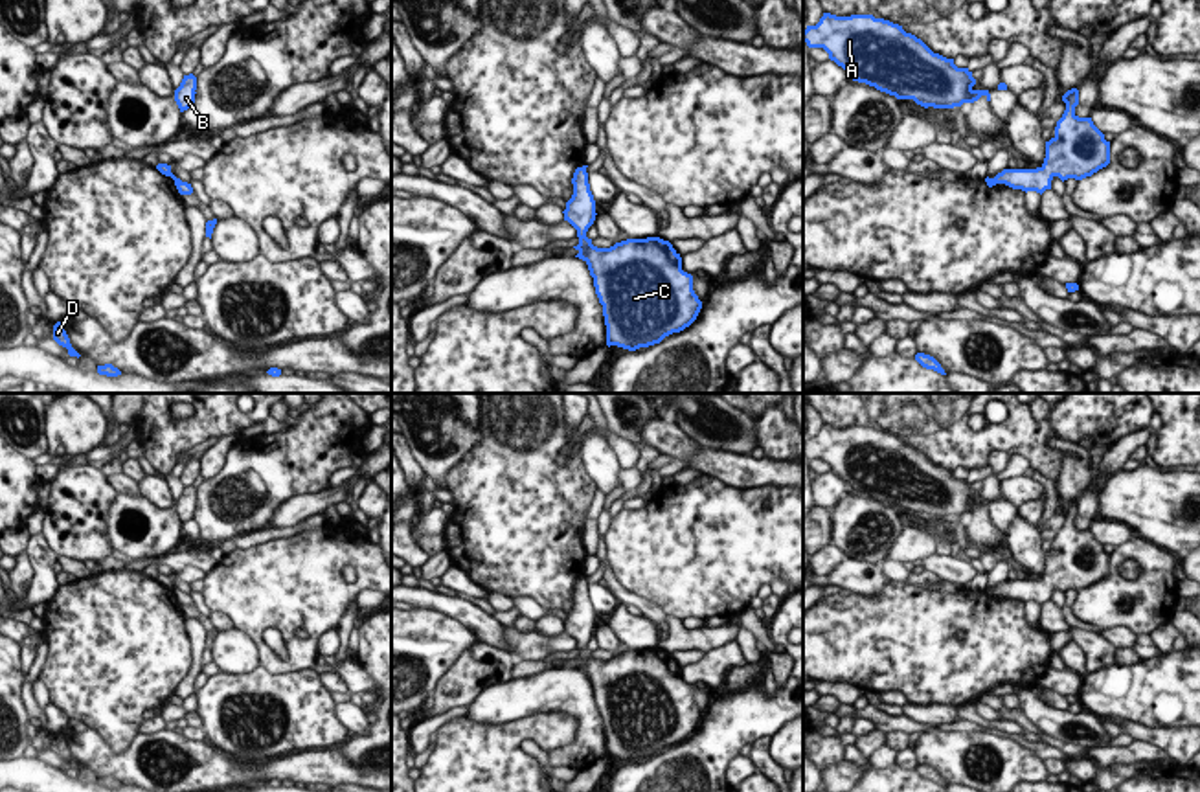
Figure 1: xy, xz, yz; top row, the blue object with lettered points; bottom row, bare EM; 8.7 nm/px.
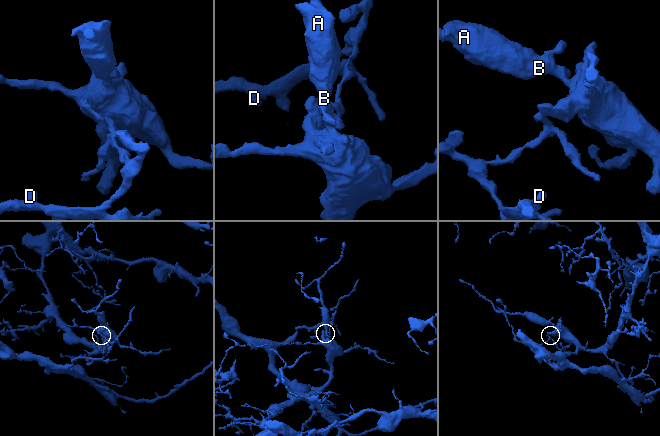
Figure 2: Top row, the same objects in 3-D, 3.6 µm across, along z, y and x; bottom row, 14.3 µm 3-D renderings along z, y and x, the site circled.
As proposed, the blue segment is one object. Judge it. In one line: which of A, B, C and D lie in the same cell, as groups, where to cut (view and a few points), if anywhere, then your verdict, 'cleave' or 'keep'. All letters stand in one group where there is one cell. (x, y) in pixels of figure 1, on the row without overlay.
A B C / D; cut in yz along (991, 590), (995, 596); cleave

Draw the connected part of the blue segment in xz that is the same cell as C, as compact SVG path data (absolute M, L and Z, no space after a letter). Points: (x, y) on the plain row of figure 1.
M586 577L572 590L573 606L564 632L579 649L575 669L588 676L595 706L603 717L606 757L628 763L660 755L665 748L689 739L702 713L693 702L693 687L682 682L682 669L660 649L627 651L597 660L586 649L595 632L595 612Z

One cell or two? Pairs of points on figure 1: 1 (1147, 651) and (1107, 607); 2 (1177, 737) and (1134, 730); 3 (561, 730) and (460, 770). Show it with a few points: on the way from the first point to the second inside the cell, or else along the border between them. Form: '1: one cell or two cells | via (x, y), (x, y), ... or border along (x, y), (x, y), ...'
1: two cells | border along (1138, 634), (1149, 636)
2: one cell | via (1166, 737), (1145, 735)
3: one cell | via (535, 730), (517, 730), (486, 758)

